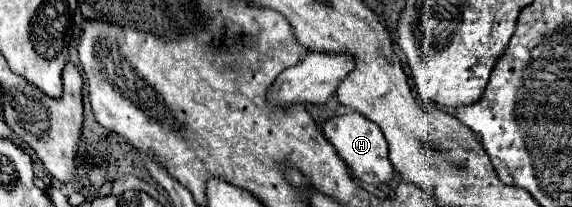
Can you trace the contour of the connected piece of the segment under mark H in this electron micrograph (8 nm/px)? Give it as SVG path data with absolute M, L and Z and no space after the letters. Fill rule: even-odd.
M344 113L344 115L334 115L324 121L322 125L324 137L334 145L336 153L346 161L346 165L352 169L352 175L358 177L364 183L386 183L394 177L394 167L388 159L388 141L382 133L382 129L366 119L360 113Z

